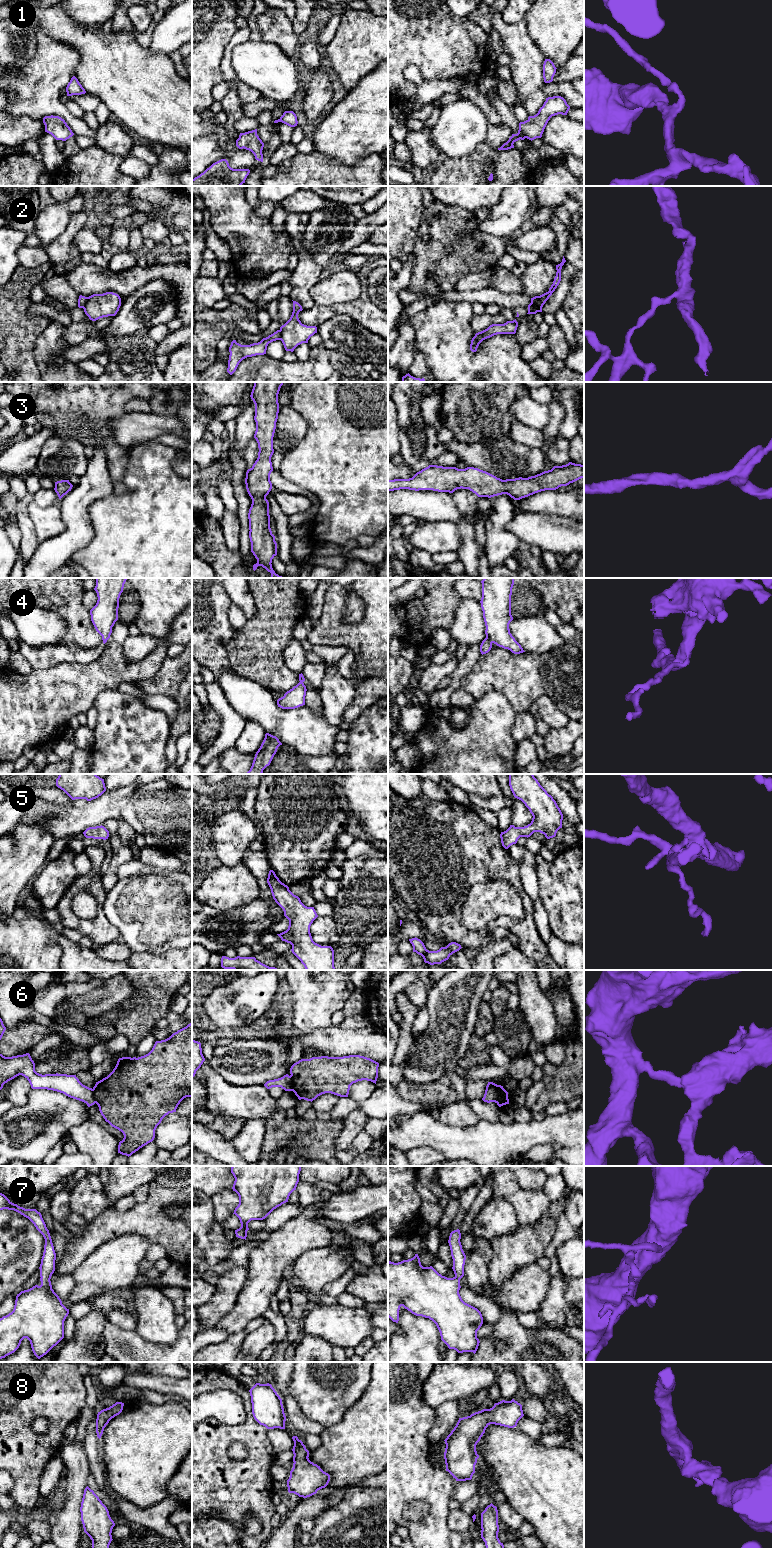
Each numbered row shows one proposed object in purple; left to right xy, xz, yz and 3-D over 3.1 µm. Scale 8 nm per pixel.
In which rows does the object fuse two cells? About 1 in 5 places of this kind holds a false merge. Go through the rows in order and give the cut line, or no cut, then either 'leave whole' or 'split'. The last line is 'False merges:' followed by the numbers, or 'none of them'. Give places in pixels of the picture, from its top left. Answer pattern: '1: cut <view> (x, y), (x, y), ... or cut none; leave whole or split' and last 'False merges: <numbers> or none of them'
1: cut none; leave whole
2: cut yz (540, 297), (538, 303), (531, 303); split
3: cut none; leave whole
4: cut yz (486, 636), (493, 642); split
5: cut none; leave whole
6: cut yz (508, 1099), (502, 1098), (495, 1102); split
7: cut none; leave whole
8: cut none; leave whole
False merges: 2, 4, 6

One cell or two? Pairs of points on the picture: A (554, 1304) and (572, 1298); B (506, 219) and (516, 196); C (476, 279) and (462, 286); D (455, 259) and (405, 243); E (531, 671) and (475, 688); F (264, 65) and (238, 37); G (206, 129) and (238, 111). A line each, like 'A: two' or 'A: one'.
A: two
B: one
C: one
D: two
E: one
F: two
G: two

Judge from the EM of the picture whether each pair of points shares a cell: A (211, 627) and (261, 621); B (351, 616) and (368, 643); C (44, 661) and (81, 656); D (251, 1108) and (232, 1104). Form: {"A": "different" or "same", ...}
{"A": "different", "B": "different", "C": "same", "D": "same"}

